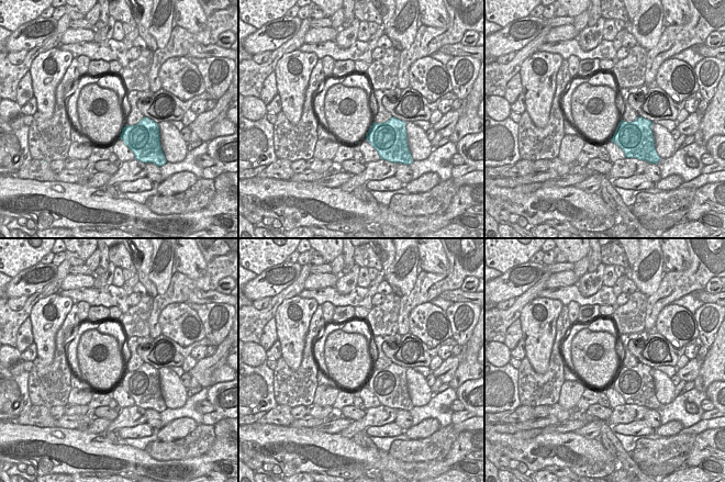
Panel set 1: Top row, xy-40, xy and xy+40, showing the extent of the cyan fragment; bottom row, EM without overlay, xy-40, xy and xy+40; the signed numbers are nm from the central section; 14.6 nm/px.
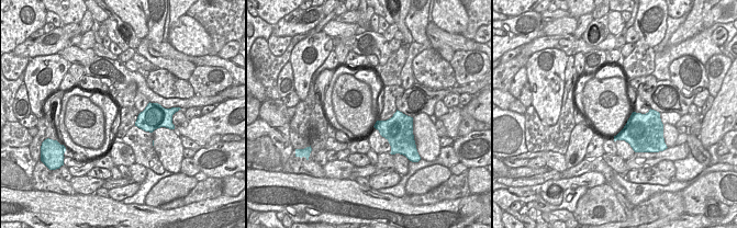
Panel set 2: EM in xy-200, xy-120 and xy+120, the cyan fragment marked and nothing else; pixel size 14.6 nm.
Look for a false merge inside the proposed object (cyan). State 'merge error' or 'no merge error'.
merge error

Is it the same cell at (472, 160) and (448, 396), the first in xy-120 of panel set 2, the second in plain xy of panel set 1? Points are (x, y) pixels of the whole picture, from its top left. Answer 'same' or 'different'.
different

